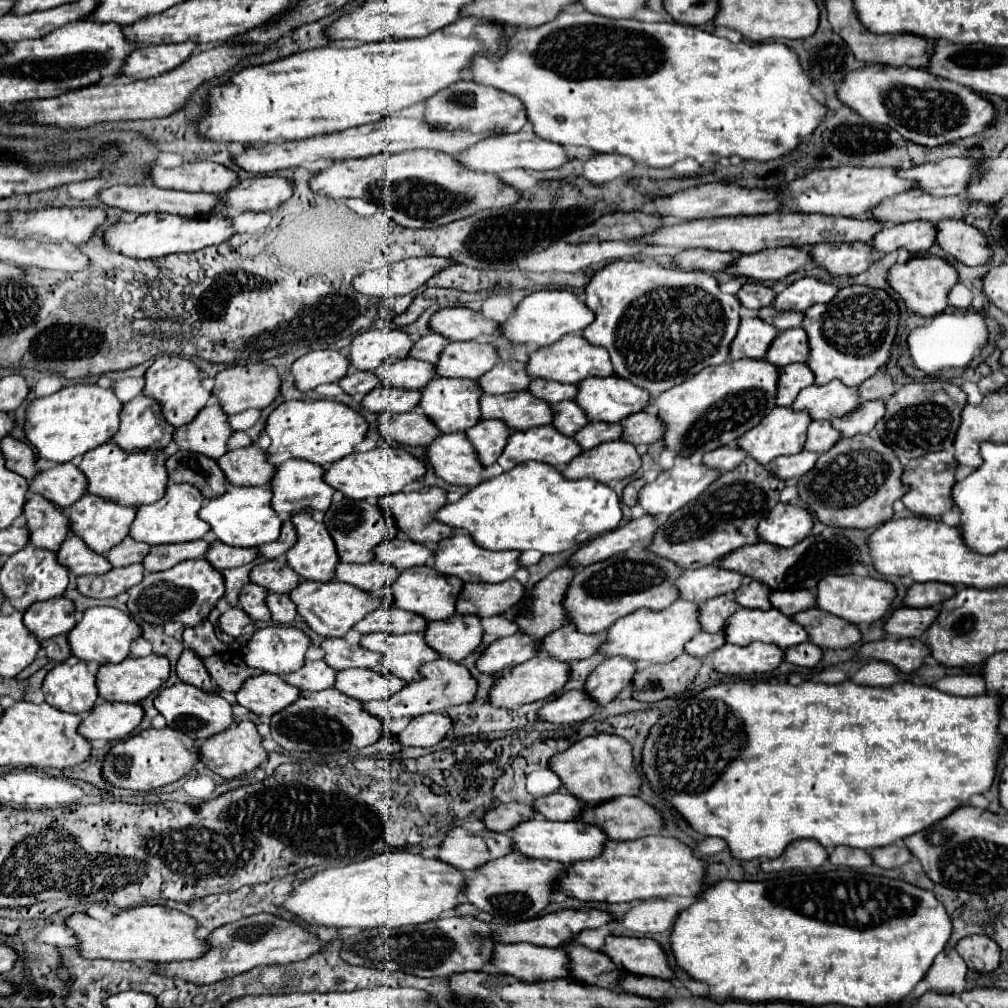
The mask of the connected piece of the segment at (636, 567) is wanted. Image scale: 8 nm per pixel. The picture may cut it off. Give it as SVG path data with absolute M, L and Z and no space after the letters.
M636 548L620 552L608 560L584 566L574 576L564 600L568 618L576 624L580 632L594 634L606 632L610 624L626 614L632 614L638 608L664 610L678 600L678 588L674 588L674 580L678 580L680 572L682 570L672 560L664 560L662 556L654 556L654 552L650 550Z

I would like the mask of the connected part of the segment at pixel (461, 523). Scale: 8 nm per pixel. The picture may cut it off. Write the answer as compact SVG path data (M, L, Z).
M522 462L516 468L490 478L456 504L438 510L436 520L448 526L468 530L474 542L486 550L538 550L558 554L582 546L592 536L618 528L622 520L620 498L616 492L596 480L566 480L562 472L542 462Z

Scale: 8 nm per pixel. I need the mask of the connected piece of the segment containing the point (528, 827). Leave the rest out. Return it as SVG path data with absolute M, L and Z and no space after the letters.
M534 816L534 820L524 820L518 828L512 830L512 850L520 852L526 858L546 858L562 864L570 864L576 860L590 860L602 852L606 842L606 834L598 826L590 826L584 822L548 822L542 816Z

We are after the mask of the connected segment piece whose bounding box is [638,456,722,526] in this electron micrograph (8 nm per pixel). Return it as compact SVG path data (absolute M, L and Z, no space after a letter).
M678 456L674 468L660 472L660 476L652 484L646 484L642 488L638 504L648 514L652 514L658 520L659 525L662 526L668 520L670 514L674 514L678 508L686 506L688 502L696 500L720 474L722 472L718 472L716 468L706 468L706 464L692 464L688 456Z

